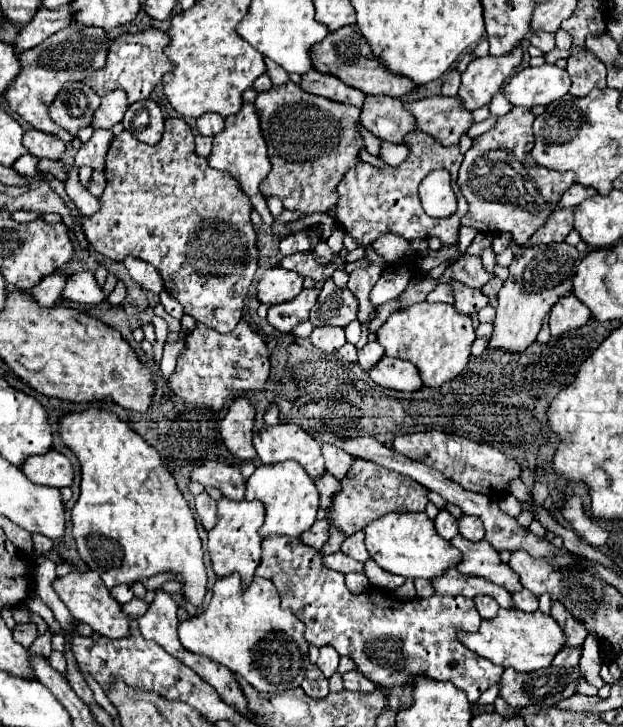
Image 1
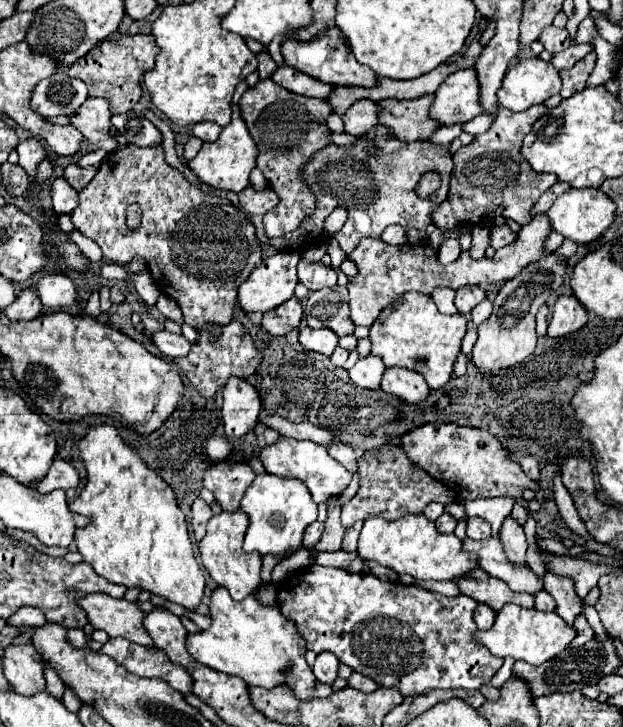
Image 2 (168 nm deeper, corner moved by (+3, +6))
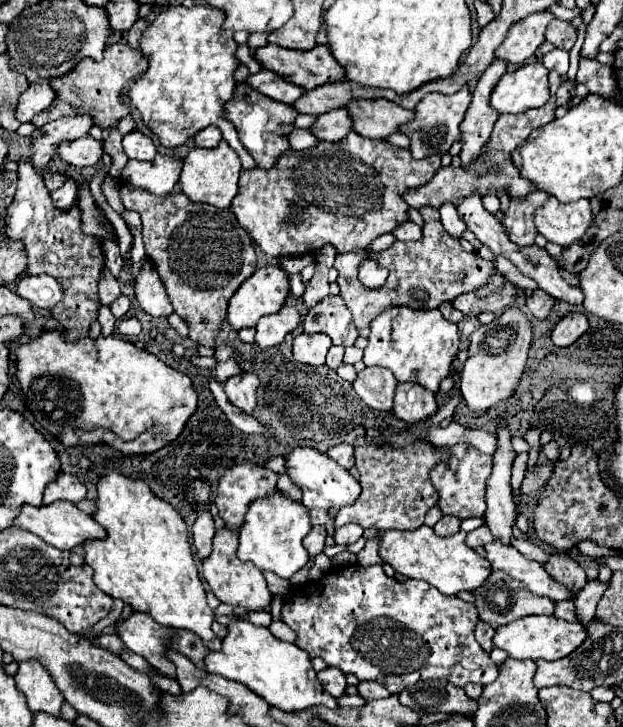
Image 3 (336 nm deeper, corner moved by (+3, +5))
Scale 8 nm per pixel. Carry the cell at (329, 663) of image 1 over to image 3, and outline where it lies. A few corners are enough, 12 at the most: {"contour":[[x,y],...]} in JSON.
{"contour":[[326,667],[318,673],[332,697],[346,695],[346,677],[338,669]]}

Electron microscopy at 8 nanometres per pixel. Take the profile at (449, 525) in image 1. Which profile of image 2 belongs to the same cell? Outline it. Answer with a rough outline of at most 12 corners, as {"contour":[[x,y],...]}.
{"contour":[[444,512],[436,520],[442,534],[452,534],[456,518]]}

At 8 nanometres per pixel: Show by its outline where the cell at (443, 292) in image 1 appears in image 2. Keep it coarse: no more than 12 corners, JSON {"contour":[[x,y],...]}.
{"contour":[[446,286],[432,292],[438,310],[444,314],[456,314],[456,292]]}

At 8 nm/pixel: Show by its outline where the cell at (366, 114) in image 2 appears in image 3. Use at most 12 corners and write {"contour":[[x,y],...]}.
{"contour":[[344,109],[322,113],[310,127],[334,143],[352,131]]}

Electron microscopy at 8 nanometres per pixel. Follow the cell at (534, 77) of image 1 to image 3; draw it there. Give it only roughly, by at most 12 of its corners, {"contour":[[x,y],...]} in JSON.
{"contour":[[528,63],[504,73],[490,95],[502,113],[548,101],[548,69]]}

